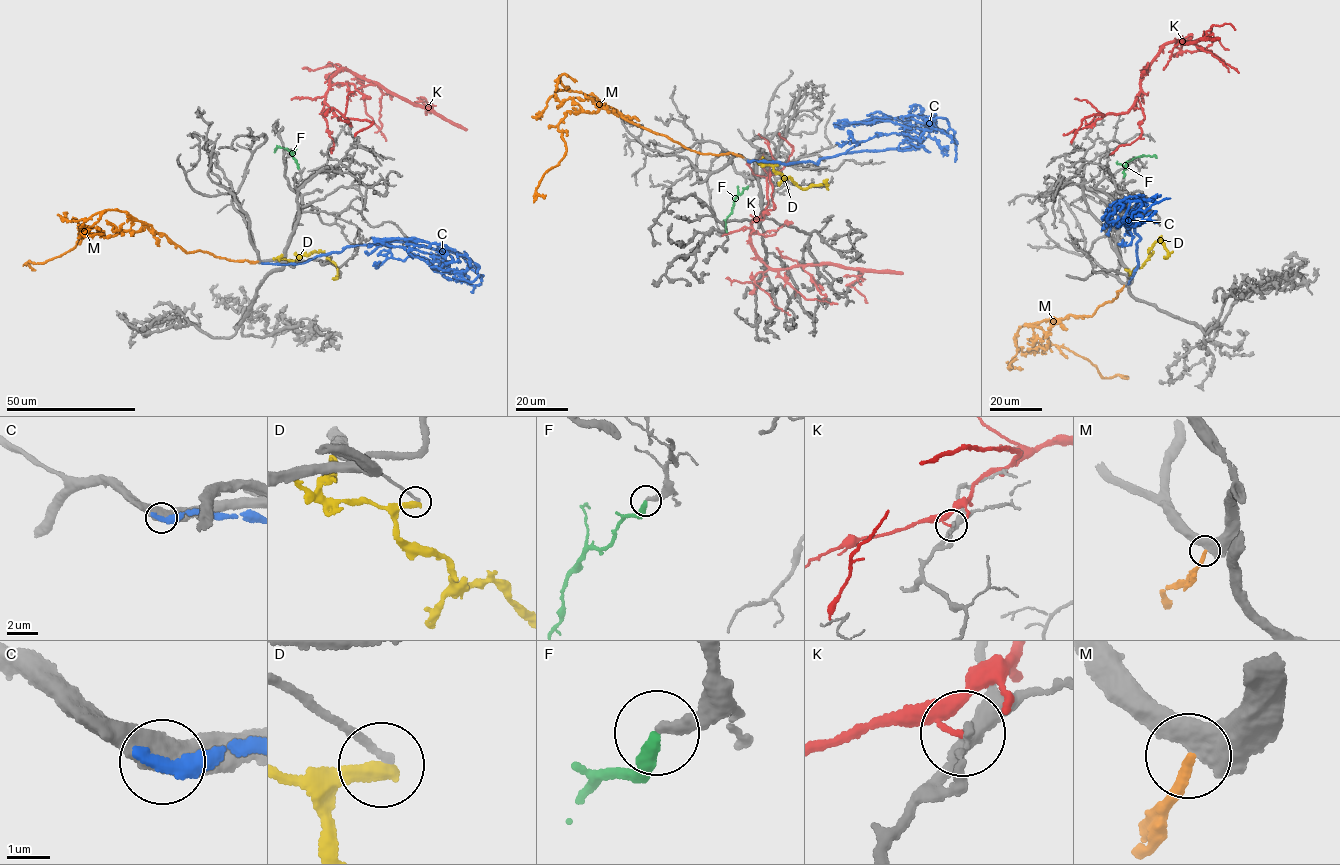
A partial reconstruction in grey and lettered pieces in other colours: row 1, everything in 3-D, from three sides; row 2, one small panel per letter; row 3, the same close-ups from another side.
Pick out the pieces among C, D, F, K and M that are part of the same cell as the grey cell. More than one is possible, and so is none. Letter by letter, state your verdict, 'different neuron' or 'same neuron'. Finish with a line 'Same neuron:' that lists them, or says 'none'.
C: different neuron
D: different neuron
F: same neuron
K: different neuron
M: different neuron
Same neuron: F

